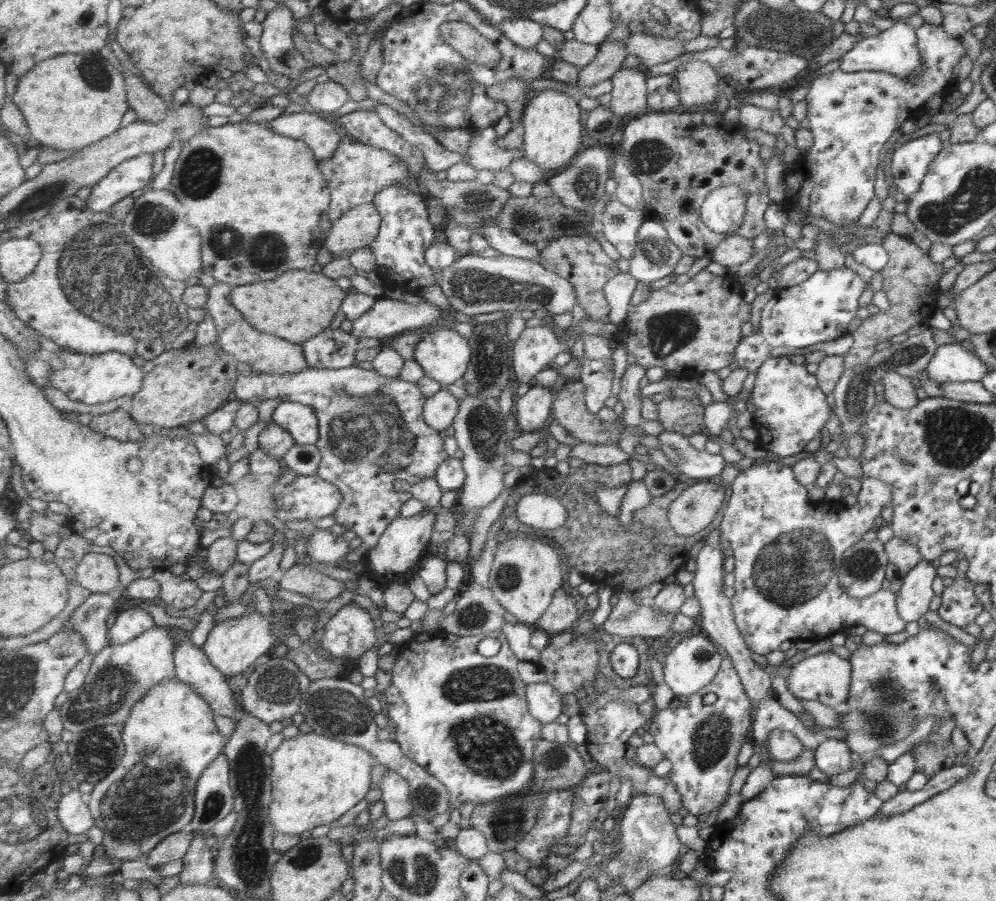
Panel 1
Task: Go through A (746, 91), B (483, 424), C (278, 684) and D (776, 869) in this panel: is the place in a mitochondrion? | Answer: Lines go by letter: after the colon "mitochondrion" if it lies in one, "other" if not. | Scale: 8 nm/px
A: other
B: mitochondrion
C: mitochondrion
D: other

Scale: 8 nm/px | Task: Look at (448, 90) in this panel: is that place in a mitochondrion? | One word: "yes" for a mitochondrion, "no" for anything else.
yes

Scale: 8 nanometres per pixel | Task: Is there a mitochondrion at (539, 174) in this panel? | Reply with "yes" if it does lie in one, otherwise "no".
no

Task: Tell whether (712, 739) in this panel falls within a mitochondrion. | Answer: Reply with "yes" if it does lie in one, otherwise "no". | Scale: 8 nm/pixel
yes

